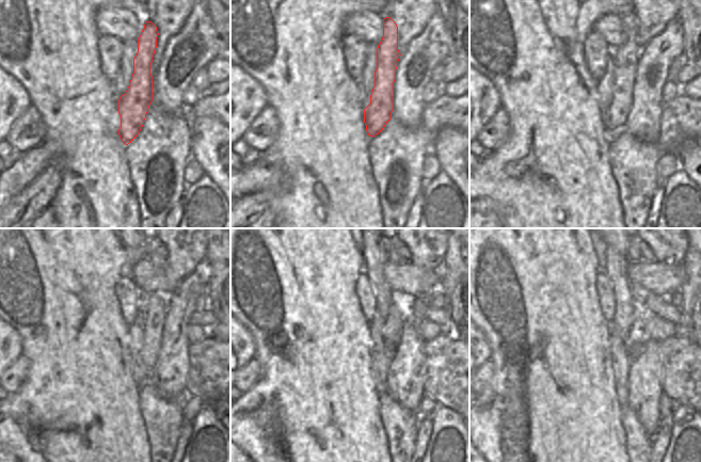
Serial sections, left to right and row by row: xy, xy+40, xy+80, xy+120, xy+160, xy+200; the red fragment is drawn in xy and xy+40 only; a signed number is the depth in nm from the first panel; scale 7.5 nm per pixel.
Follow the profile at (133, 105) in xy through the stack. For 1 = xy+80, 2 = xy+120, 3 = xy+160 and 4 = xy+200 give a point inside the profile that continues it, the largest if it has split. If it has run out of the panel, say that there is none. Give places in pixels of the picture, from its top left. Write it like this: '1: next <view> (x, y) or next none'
1: next xy+80 (625, 58)
2: next xy+120 (152, 305)
3: next xy+160 (393, 327)
4: next xy+200 (634, 254)

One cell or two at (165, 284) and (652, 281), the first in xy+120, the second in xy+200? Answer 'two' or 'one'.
one

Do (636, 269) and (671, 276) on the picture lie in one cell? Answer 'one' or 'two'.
one

